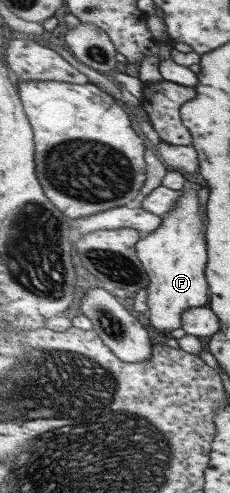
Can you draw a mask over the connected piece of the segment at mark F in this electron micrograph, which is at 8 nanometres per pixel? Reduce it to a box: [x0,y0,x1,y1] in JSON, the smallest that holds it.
[137,189,211,333]

